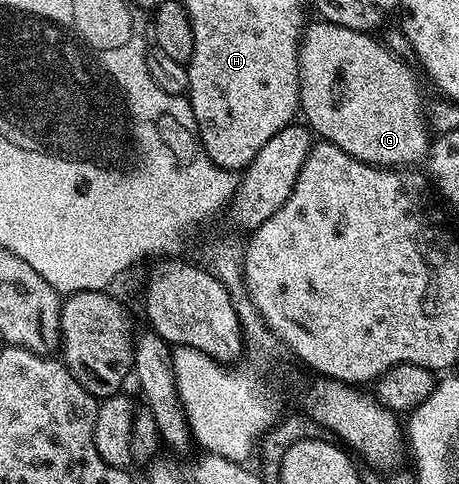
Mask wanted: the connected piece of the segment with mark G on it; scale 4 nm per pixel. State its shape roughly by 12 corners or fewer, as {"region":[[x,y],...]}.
{"region":[[307,23],[301,115],[378,168],[432,143],[411,65],[369,32]]}

